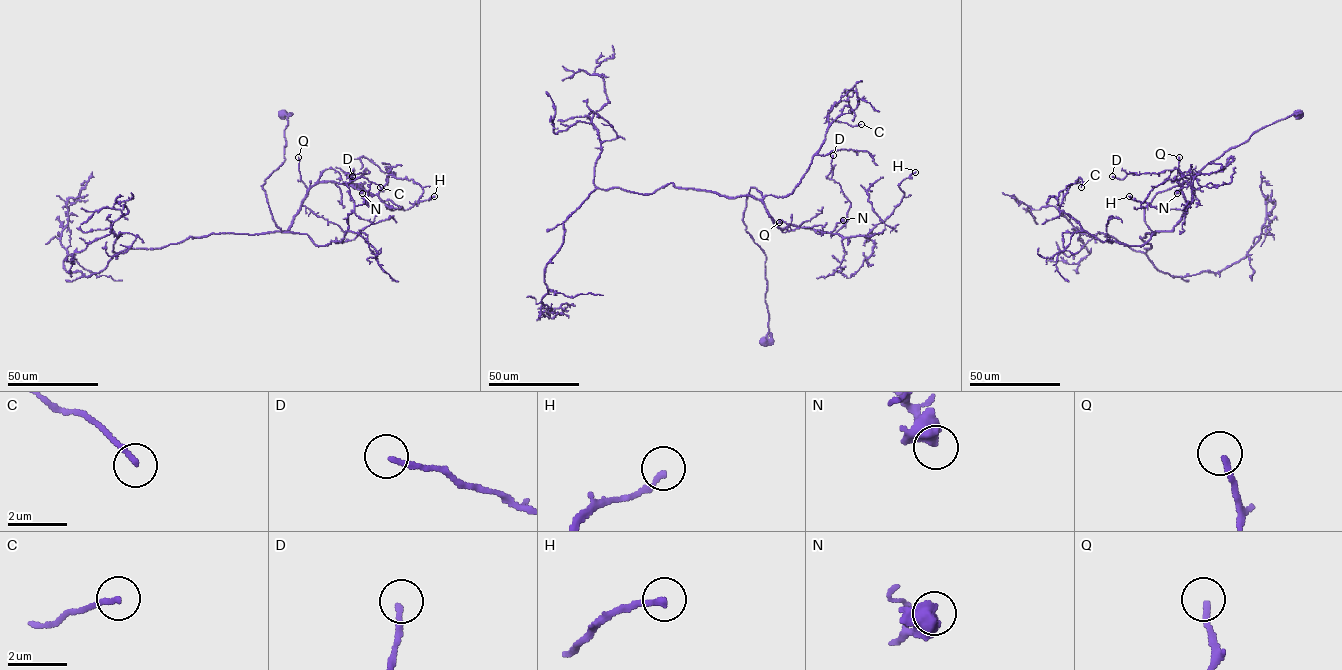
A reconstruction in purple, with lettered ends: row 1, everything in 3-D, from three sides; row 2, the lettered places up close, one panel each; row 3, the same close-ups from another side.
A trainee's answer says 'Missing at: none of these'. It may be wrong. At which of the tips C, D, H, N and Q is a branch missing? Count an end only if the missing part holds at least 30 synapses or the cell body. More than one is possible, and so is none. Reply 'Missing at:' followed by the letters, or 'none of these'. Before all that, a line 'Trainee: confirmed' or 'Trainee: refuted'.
Trainee: confirmed
Missing at: none of these

